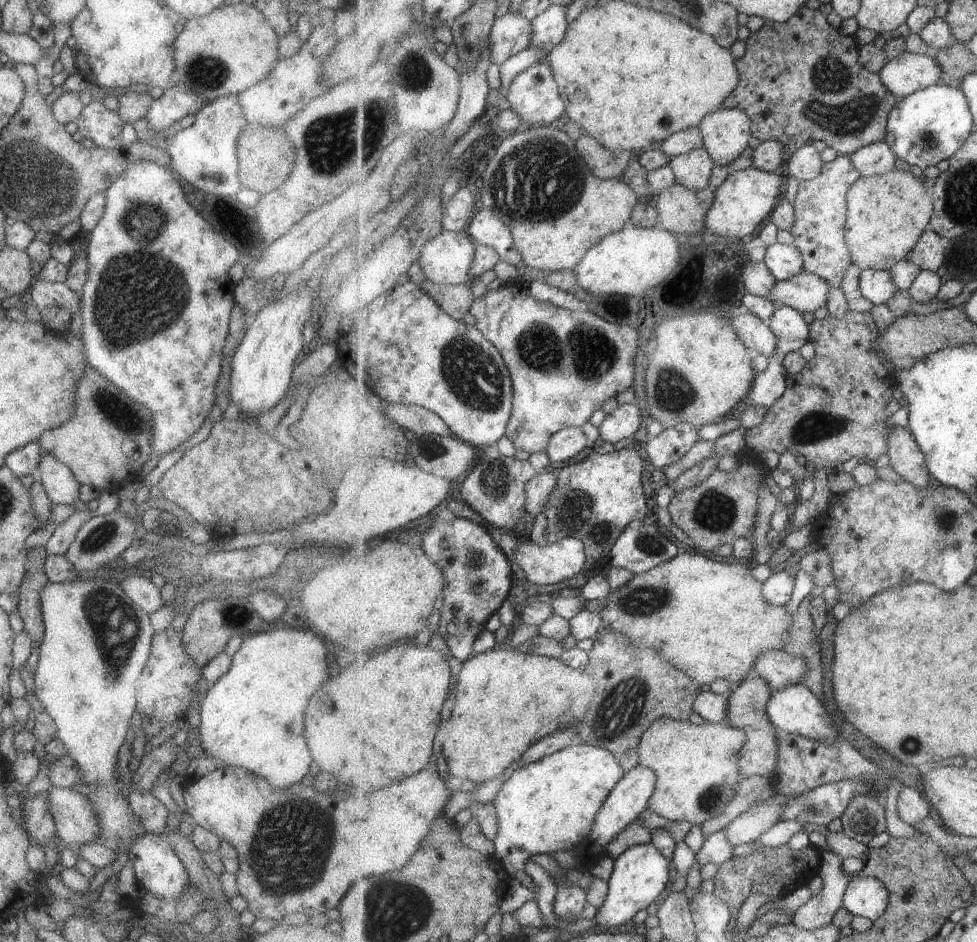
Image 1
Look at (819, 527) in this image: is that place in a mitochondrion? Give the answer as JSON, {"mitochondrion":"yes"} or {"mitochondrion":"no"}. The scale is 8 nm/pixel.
{"mitochondrion":"no"}

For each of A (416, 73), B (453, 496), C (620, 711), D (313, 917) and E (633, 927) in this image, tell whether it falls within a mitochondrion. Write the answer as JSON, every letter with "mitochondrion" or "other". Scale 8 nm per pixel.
{"A":"mitochondrion","B":"other","C":"mitochondrion","D":"other","E":"other"}

